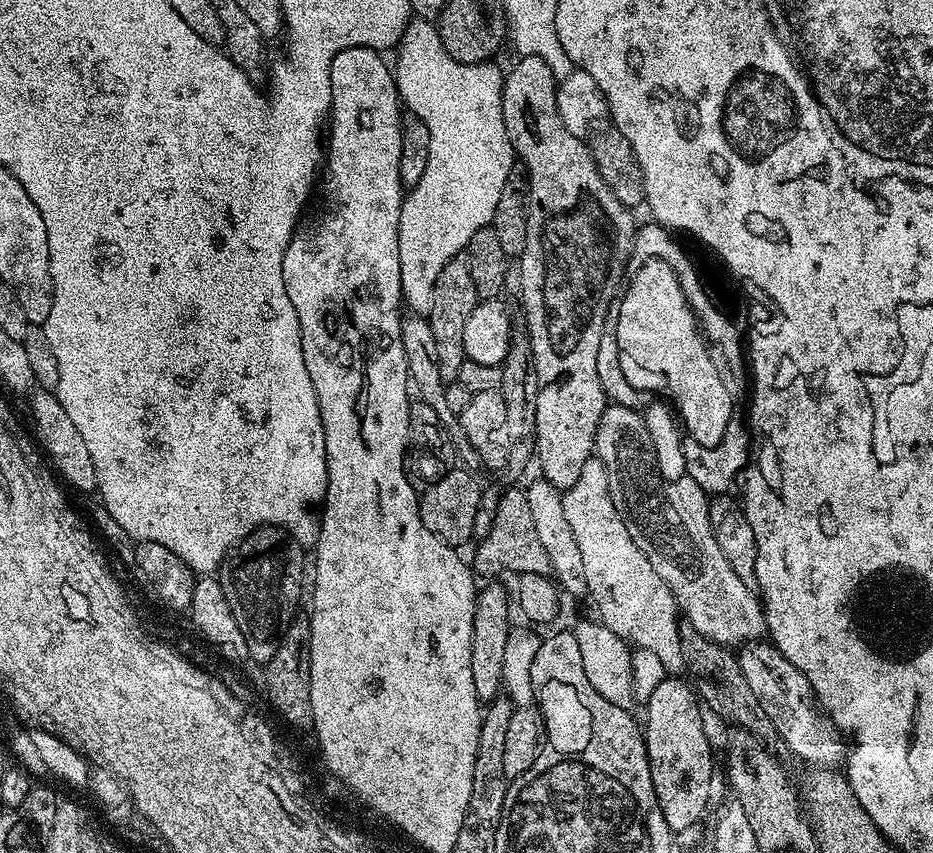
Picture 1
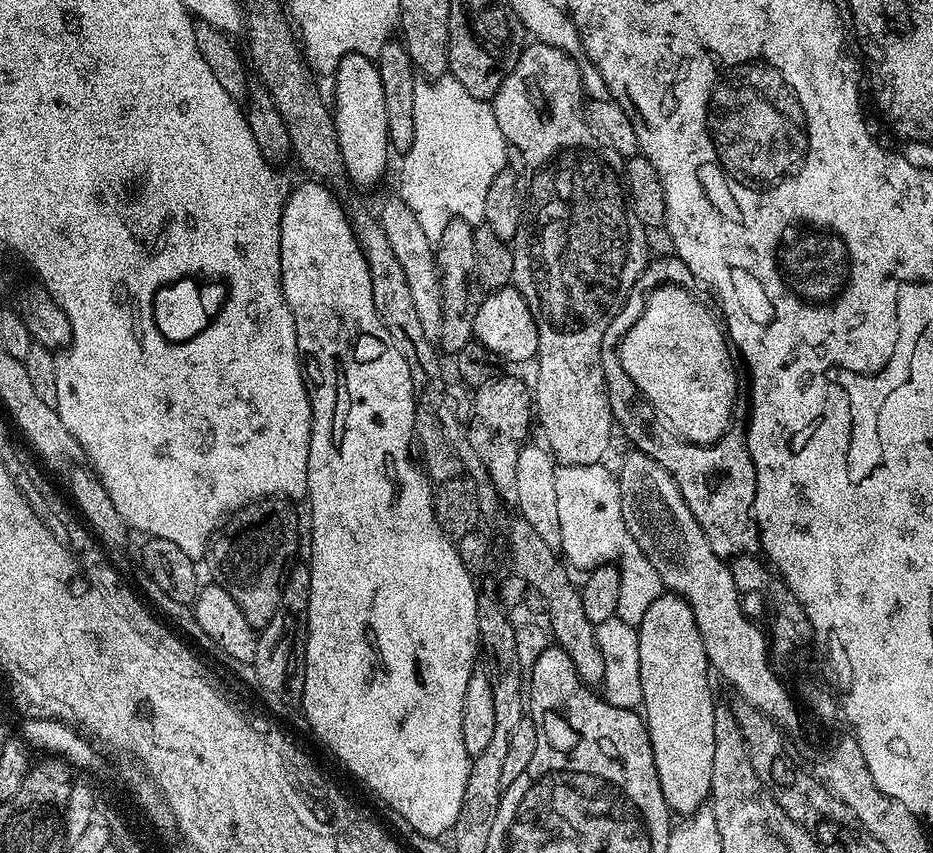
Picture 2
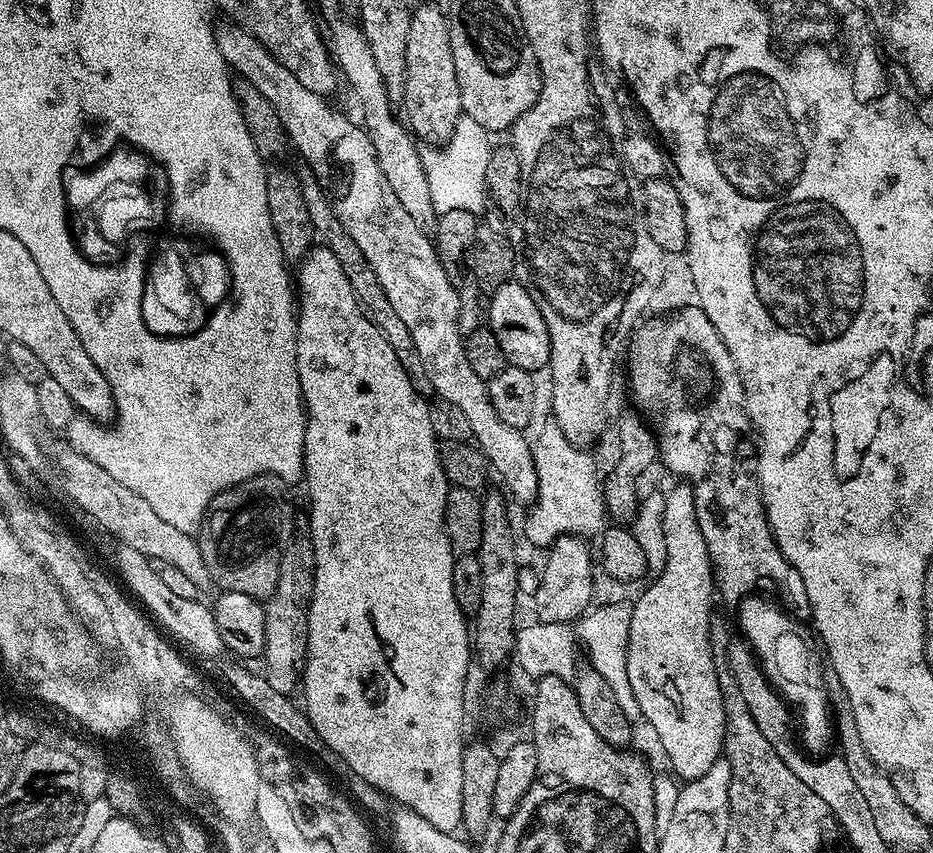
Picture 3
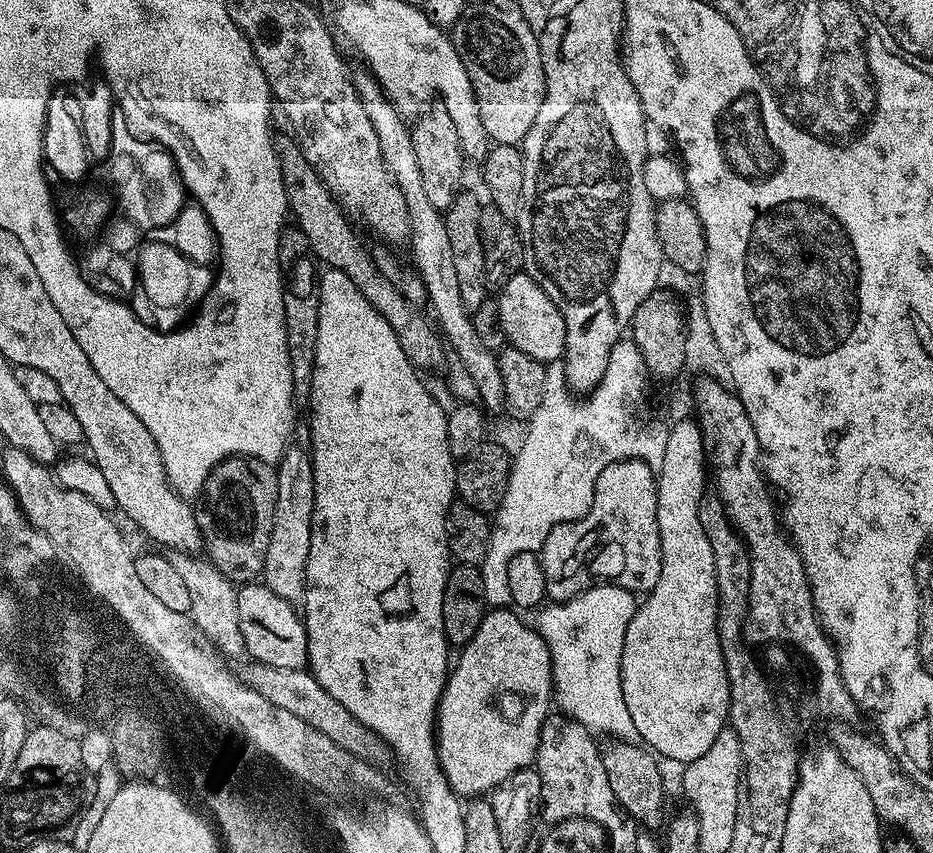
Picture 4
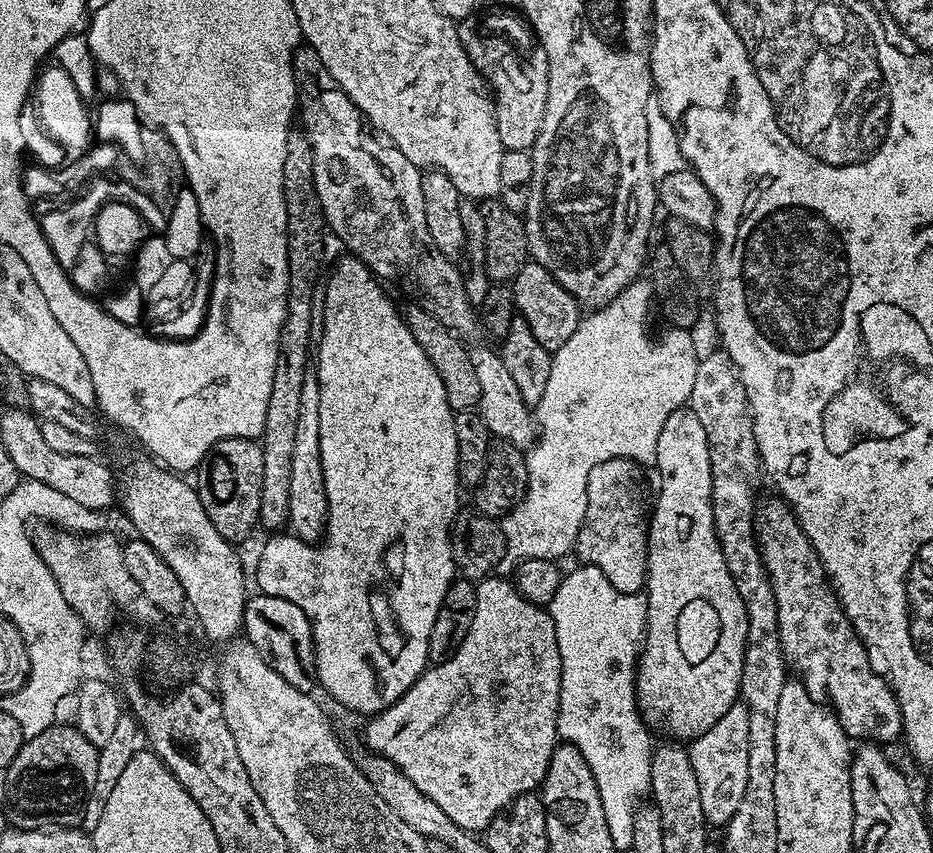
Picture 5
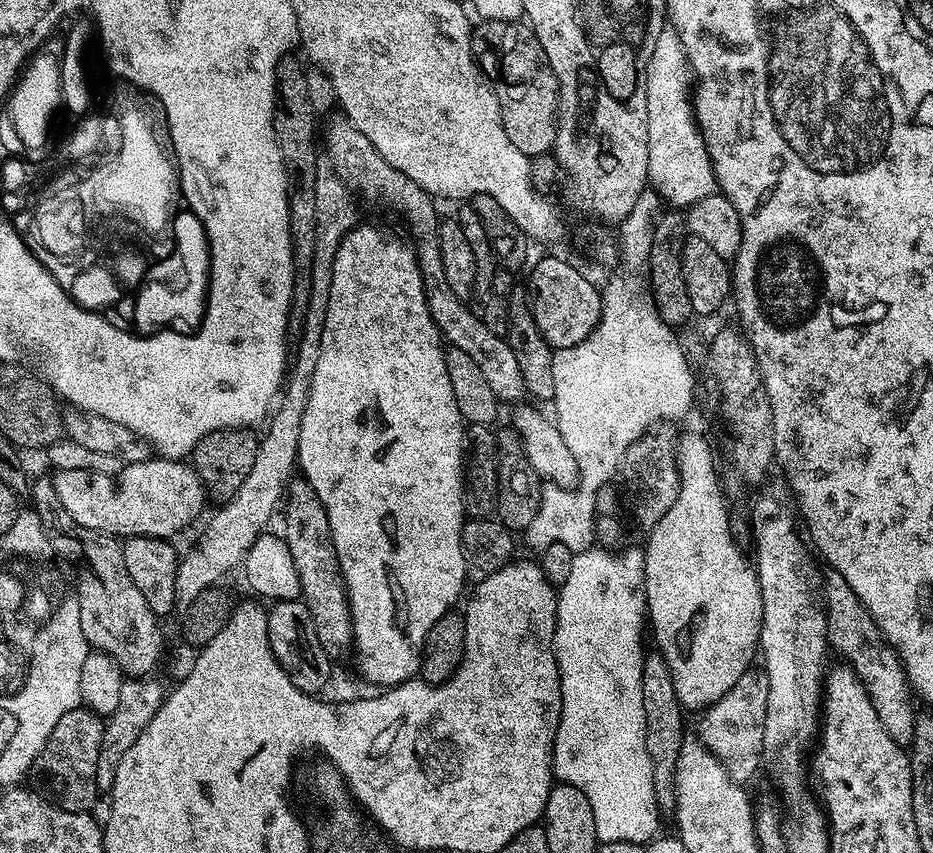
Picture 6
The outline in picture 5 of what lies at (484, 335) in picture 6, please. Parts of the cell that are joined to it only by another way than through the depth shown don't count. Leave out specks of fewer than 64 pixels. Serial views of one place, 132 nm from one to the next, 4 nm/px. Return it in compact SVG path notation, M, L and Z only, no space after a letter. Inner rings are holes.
M301 46L295 49L294 67L298 81L298 92L302 97L302 107L299 109L299 112L301 111L300 120L304 123L304 125L302 125L302 131L304 135L307 136L310 146L314 150L314 190L318 190L318 202L324 211L325 225L327 225L331 231L333 228L333 230L340 235L341 242L348 247L345 249L347 249L351 255L358 257L381 281L387 282L389 285L391 285L390 283L397 284L406 295L412 296L408 298L418 302L420 307L425 308L434 318L438 318L438 322L442 322L442 326L446 326L450 331L455 332L457 336L469 338L468 336L474 335L476 328L478 332L478 312L470 302L470 298L464 289L464 276L462 272L456 269L457 265L444 257L438 250L438 246L434 246L434 238L430 238L430 230L426 227L426 202L422 202L422 182L424 178L421 169L417 168L414 162L410 162L410 158L406 158L406 154L402 154L402 150L398 150L392 144L381 139L379 135L369 131L366 127L364 117L360 115L360 112L354 106L354 102L340 89L338 82L334 82L330 70L320 61L318 54L313 48Z

